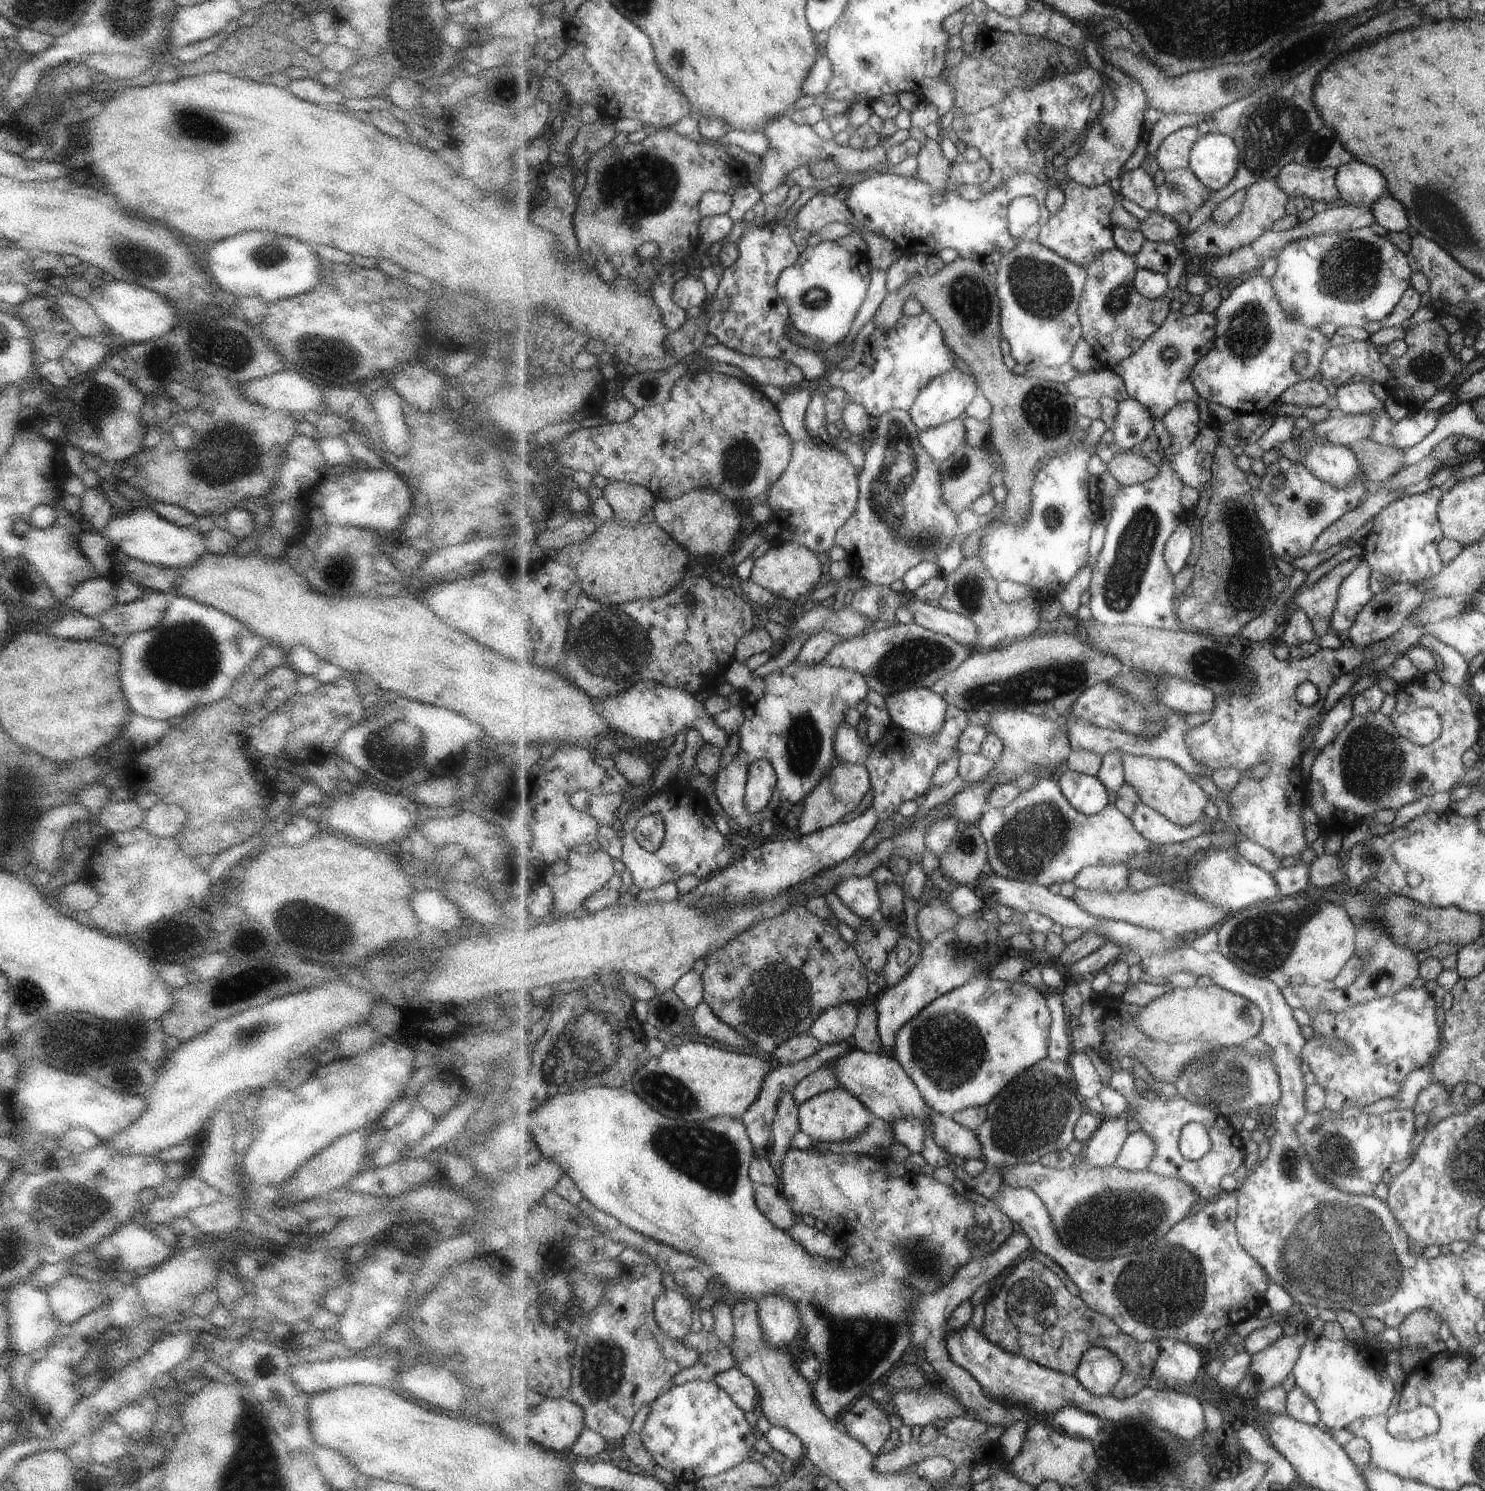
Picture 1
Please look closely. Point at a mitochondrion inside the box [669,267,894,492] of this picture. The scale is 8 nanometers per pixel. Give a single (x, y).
(815, 298)

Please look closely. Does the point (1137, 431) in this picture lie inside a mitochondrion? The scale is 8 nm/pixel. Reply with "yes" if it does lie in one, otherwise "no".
no

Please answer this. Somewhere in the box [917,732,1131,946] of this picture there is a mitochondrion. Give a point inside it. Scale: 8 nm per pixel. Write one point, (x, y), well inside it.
(1030, 839)

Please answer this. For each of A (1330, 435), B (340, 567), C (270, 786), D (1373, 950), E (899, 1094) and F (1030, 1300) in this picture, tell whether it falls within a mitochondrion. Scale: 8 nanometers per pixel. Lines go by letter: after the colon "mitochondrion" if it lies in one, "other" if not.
A: other
B: mitochondrion
C: other
D: mitochondrion
E: other
F: mitochondrion

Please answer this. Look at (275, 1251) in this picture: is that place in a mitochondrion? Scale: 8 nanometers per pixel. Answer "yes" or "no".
no

